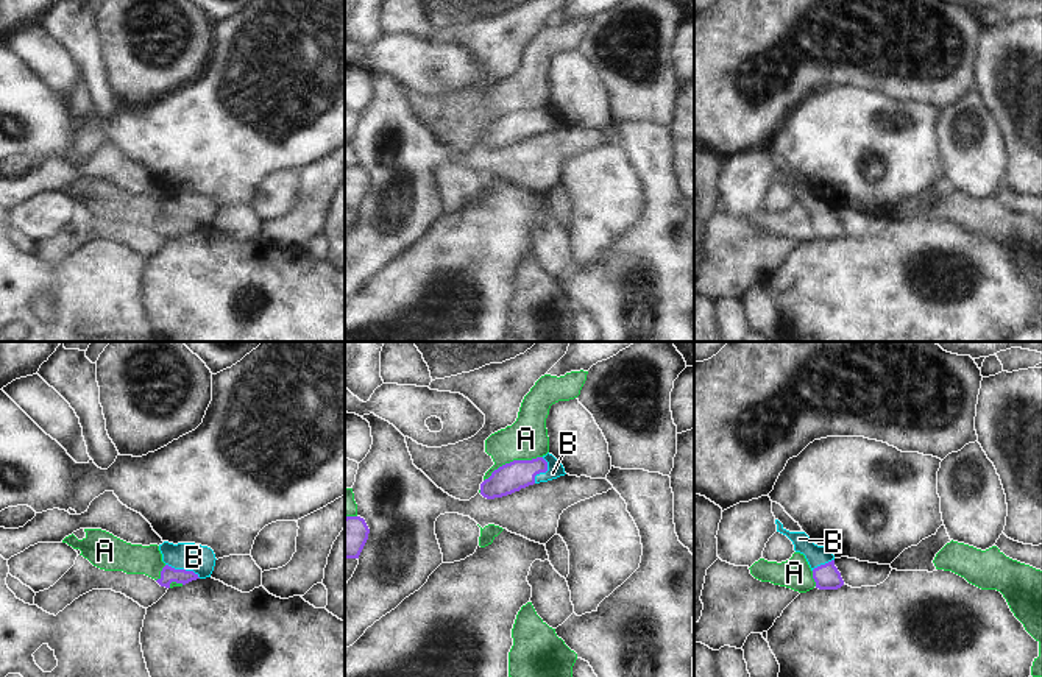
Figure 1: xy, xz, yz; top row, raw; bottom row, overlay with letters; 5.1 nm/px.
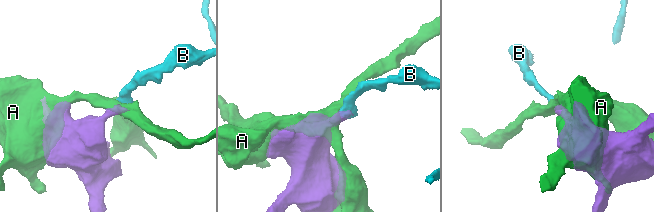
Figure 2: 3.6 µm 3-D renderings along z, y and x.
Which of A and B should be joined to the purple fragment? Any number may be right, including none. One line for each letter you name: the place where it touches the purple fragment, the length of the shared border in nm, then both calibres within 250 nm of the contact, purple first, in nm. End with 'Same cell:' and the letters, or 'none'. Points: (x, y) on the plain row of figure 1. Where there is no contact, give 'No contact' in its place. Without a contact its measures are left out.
B: Touches purple at xy (183, 220). Shared border 200 nm. Thickness 90 nm (purple) against 140 nm
Same cell: B

